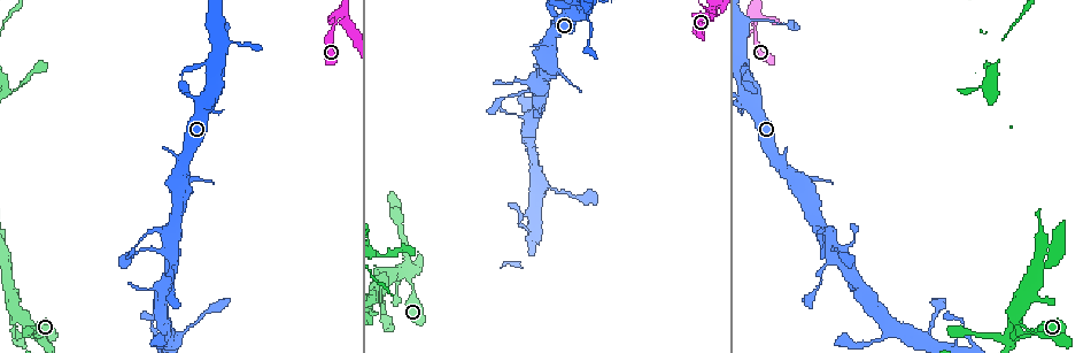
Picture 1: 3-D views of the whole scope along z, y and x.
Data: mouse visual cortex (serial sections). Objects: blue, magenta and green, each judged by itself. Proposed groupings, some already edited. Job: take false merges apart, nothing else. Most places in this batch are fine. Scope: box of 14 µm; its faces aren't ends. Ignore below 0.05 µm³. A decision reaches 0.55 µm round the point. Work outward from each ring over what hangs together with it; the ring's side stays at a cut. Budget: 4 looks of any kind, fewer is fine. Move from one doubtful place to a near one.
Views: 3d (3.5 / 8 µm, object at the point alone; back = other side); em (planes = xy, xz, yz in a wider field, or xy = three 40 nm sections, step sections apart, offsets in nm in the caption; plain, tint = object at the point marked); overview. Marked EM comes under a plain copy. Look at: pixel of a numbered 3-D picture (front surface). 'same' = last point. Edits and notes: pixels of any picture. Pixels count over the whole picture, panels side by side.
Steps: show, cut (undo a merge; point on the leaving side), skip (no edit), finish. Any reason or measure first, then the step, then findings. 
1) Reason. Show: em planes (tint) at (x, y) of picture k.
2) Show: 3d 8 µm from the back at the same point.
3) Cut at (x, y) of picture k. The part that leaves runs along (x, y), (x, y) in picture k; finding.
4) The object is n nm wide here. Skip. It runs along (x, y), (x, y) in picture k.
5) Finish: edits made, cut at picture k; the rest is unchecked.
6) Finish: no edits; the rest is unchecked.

Thick turns thin. Show: 3d 3.5 µm from the back at (1015, 319) of picture 1.

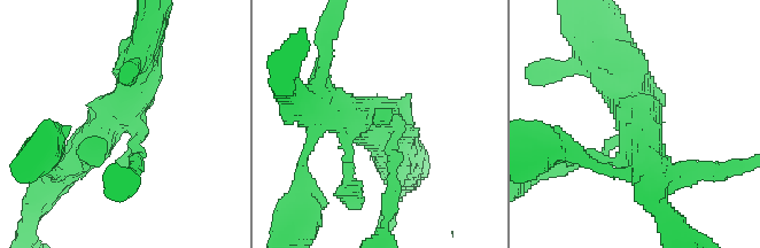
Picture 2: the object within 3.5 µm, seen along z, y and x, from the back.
Show: em xy step 2 (tint) at (136, 123) of picture 2.

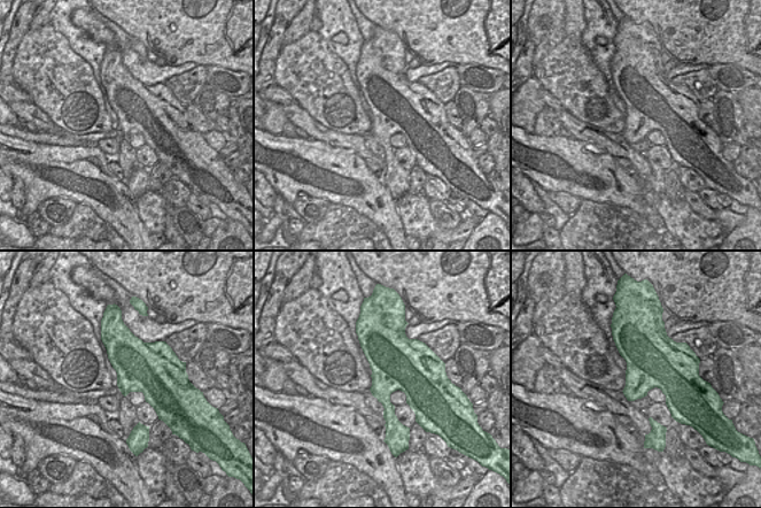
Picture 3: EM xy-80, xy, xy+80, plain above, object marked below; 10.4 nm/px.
The object is 550 nm wide here. Skip. It runs along (69, 168), (133, 98), (144, 45) in picture 2; one cell here.

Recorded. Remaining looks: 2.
Sudden change in width. Show: 3d 3.5 µm from the back at (708, 15) of picture 1.

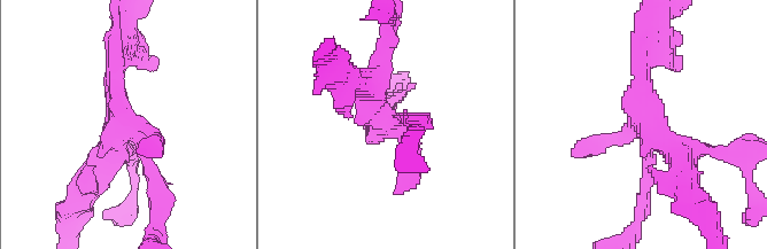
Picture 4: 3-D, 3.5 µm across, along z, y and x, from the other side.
Show: em xy step 5 (tint) at (650, 128) of picture 4.

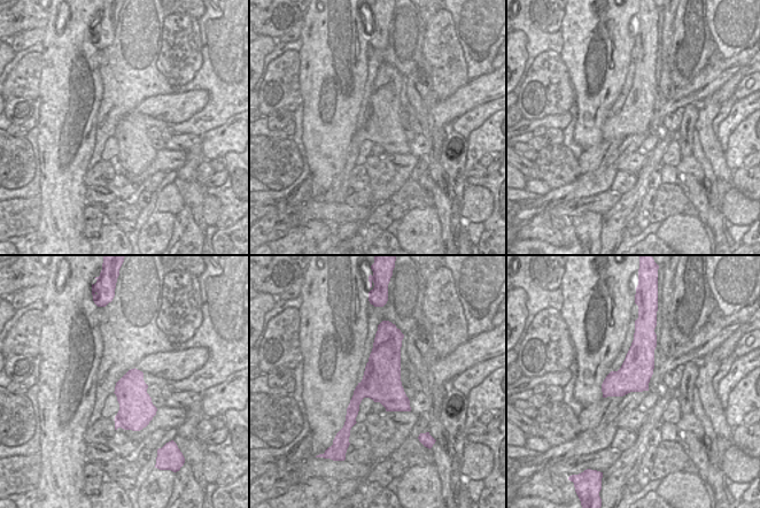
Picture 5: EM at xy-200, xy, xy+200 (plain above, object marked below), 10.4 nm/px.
Skip. It runs along (416, 122), (348, 82) in picture 4; continuous, no second cell.

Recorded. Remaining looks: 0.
Finish: no edits; the rest is unchecked.

